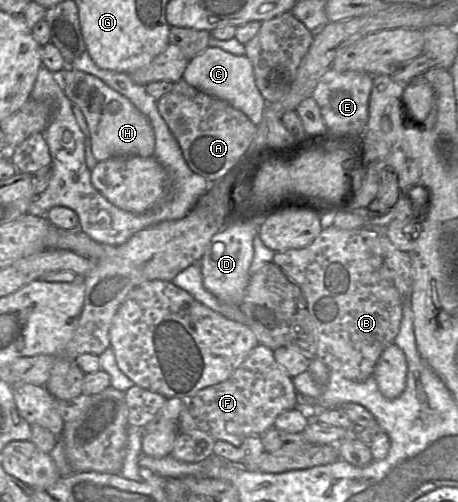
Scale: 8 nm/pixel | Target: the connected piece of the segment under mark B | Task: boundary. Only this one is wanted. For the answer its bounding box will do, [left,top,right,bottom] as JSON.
[272,226,402,382]

